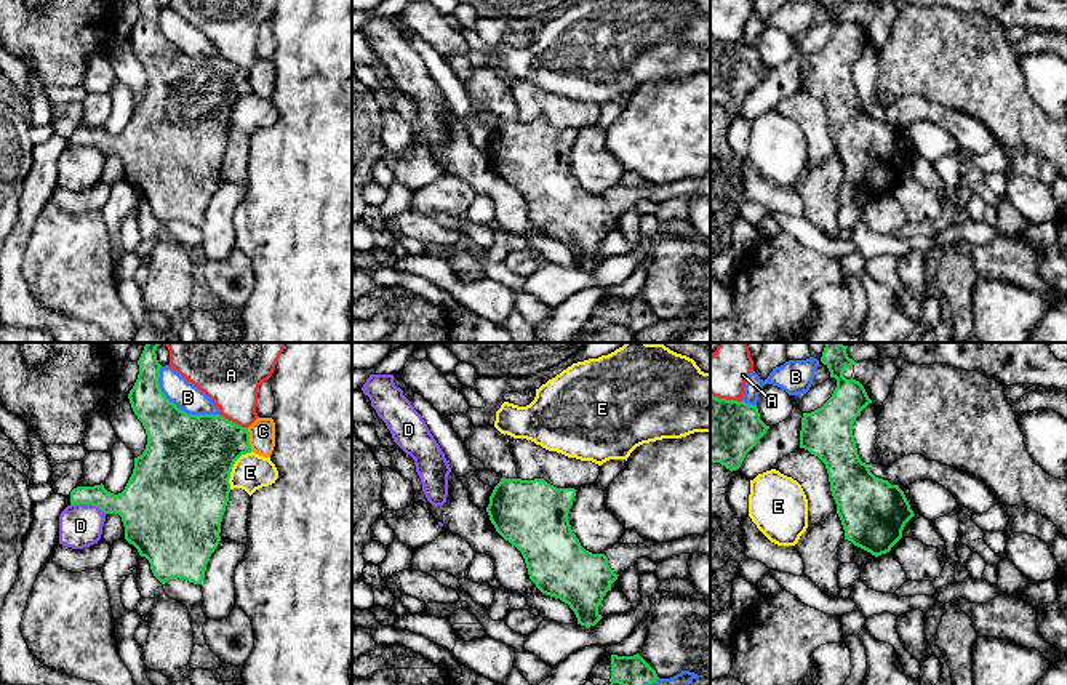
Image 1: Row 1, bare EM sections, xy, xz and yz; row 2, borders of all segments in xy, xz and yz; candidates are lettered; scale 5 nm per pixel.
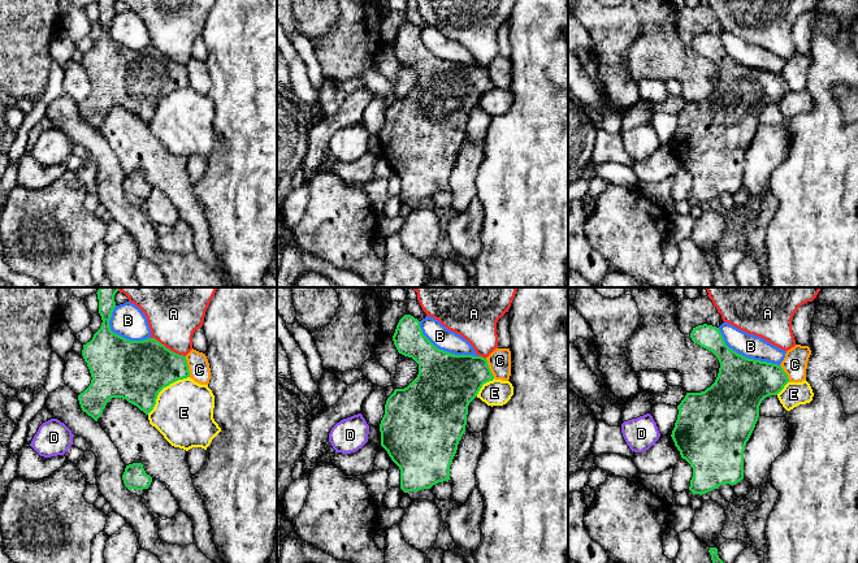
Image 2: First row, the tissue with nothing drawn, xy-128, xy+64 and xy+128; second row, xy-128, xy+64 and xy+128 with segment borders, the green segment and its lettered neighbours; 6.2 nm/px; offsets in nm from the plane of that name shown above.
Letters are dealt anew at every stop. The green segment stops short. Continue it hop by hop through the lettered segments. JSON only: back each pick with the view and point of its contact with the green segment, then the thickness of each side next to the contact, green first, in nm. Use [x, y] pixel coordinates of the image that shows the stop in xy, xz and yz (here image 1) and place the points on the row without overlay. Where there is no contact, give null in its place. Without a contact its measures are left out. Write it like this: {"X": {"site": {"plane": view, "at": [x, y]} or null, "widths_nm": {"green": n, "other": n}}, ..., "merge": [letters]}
{"merge": []}

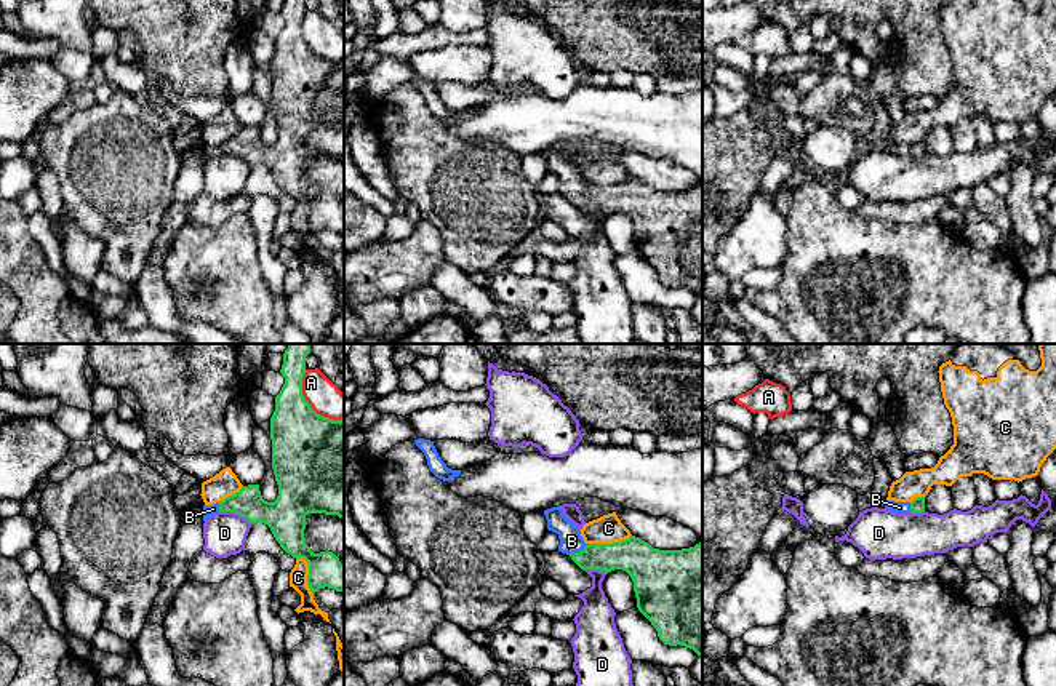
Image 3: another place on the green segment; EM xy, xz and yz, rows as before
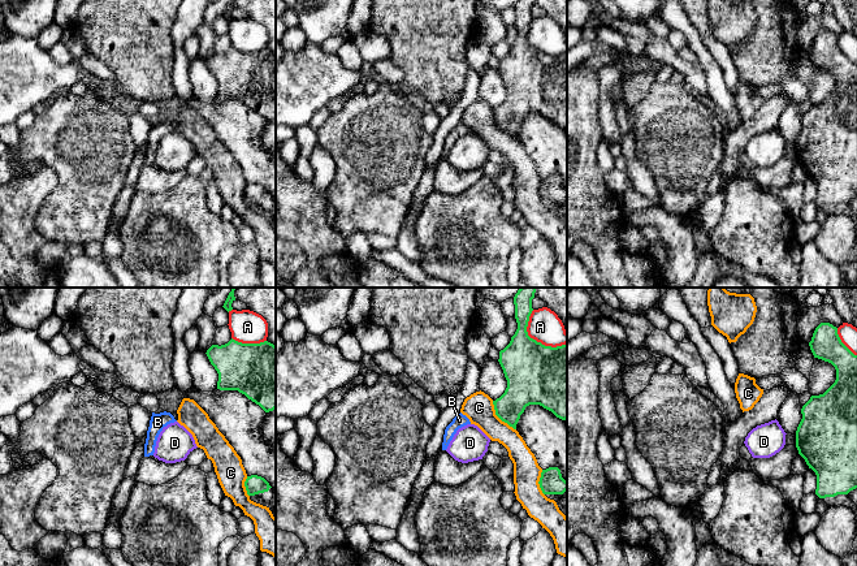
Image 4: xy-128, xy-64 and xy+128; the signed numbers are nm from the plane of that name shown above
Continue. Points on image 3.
{"B": {"site": {"plane": "xz", "at": [578, 194]}, "widths_nm": {"green": 160, "other": 120}}, "merge": ["B"]}

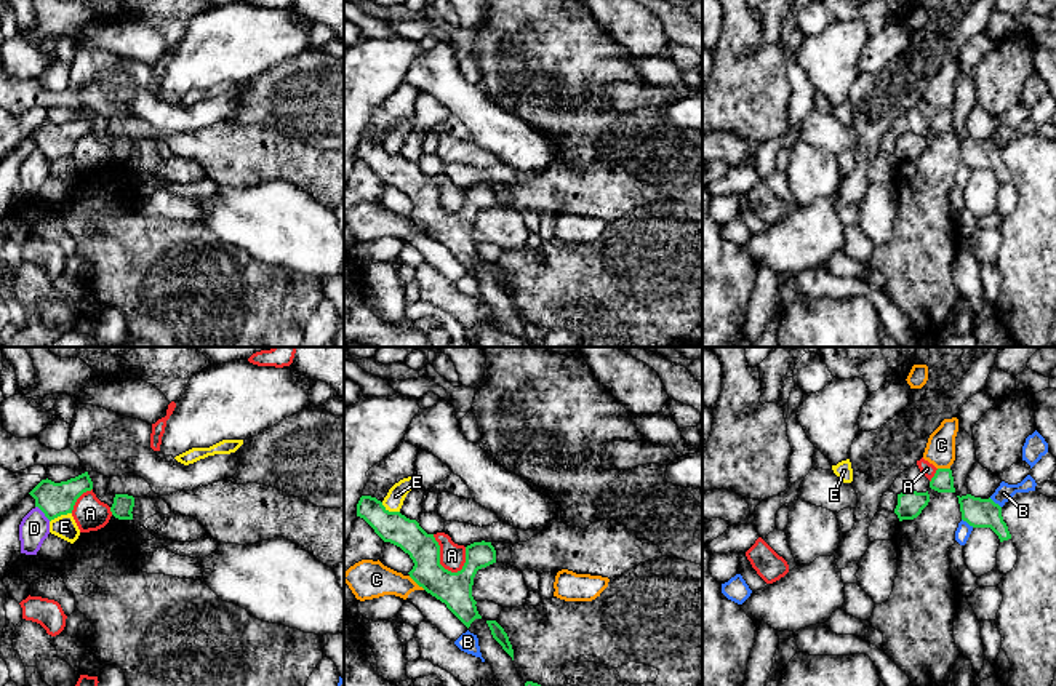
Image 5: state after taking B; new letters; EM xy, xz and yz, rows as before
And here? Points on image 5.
{"merge": []}

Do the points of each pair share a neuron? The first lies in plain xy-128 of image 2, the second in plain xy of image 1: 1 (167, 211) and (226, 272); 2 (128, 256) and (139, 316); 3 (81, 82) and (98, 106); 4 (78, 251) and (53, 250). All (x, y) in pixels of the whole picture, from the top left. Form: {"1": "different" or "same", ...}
{"1": "different", "2": "different", "3": "same", "4": "same"}

